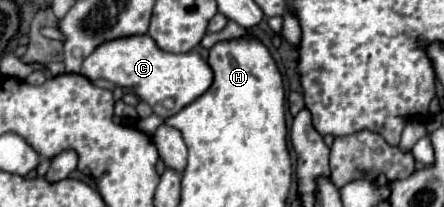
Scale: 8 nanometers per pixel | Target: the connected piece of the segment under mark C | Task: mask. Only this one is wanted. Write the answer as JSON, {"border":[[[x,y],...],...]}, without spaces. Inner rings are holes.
{"border":[[[150,35],[118,37],[118,41],[106,41],[106,45],[98,45],[98,49],[86,57],[82,75],[90,81],[108,79],[114,85],[130,89],[162,119],[178,113],[212,85],[212,69],[208,67],[206,59],[202,59],[198,53],[166,53],[158,49],[156,41]],[[166,99],[172,99],[170,109],[164,107]]]}

